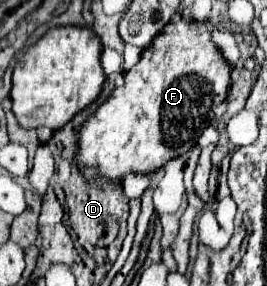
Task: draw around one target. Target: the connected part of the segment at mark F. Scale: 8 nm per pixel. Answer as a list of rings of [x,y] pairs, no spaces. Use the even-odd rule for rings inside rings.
[[[182,16],[172,18],[162,34],[158,34],[146,50],[142,50],[138,64],[134,64],[124,74],[124,84],[114,88],[110,98],[96,110],[88,122],[80,128],[80,152],[78,168],[92,180],[94,176],[106,176],[110,180],[122,182],[128,174],[152,174],[162,168],[168,160],[182,156],[192,146],[196,146],[200,134],[214,120],[216,106],[226,98],[230,86],[232,66],[222,58],[222,52],[212,42],[212,28],[208,22],[186,20]]]

